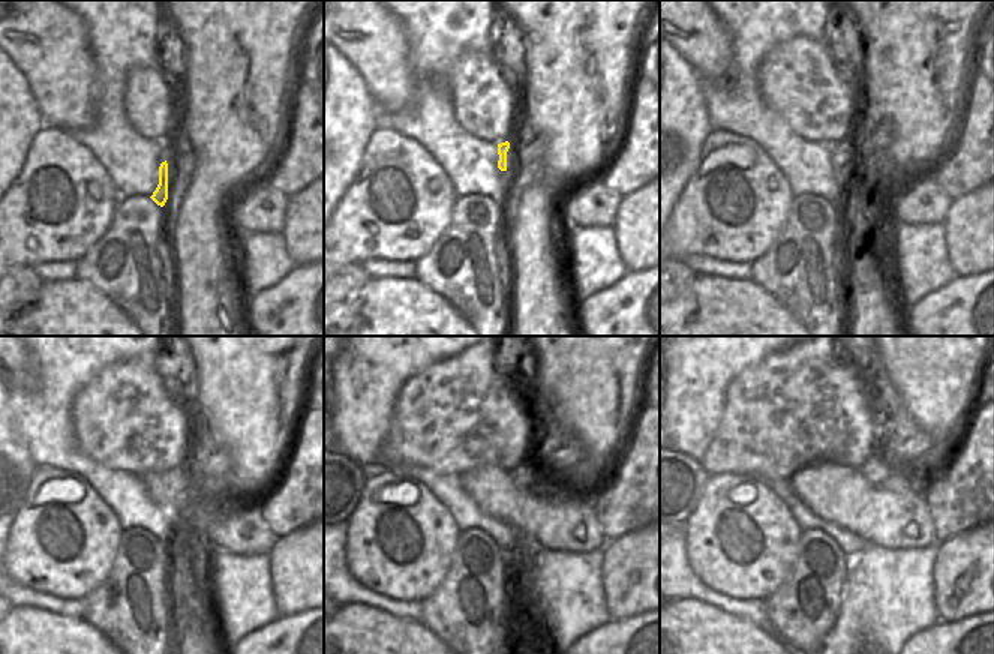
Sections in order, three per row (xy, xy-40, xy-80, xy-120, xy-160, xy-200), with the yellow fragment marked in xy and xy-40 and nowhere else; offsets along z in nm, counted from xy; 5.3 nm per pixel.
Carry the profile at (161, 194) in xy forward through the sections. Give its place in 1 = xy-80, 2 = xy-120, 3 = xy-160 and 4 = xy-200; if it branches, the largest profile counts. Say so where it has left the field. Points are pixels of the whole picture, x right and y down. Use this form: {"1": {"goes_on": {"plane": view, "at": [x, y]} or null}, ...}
{"1": {"goes_on": {"plane": "xy-80", "at": [841, 152]}}, "2": {"goes_on": {"plane": "xy-120", "at": [177, 480]}}, "3": {"goes_on": {"plane": "xy-160", "at": [522, 474]}}, "4": {"goes_on": {"plane": "xy-200", "at": [876, 470]}}}

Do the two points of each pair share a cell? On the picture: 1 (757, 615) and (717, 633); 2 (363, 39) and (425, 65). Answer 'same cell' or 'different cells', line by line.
1: different cells
2: different cells

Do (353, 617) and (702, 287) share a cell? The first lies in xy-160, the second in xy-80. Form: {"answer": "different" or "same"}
{"answer": "same"}

